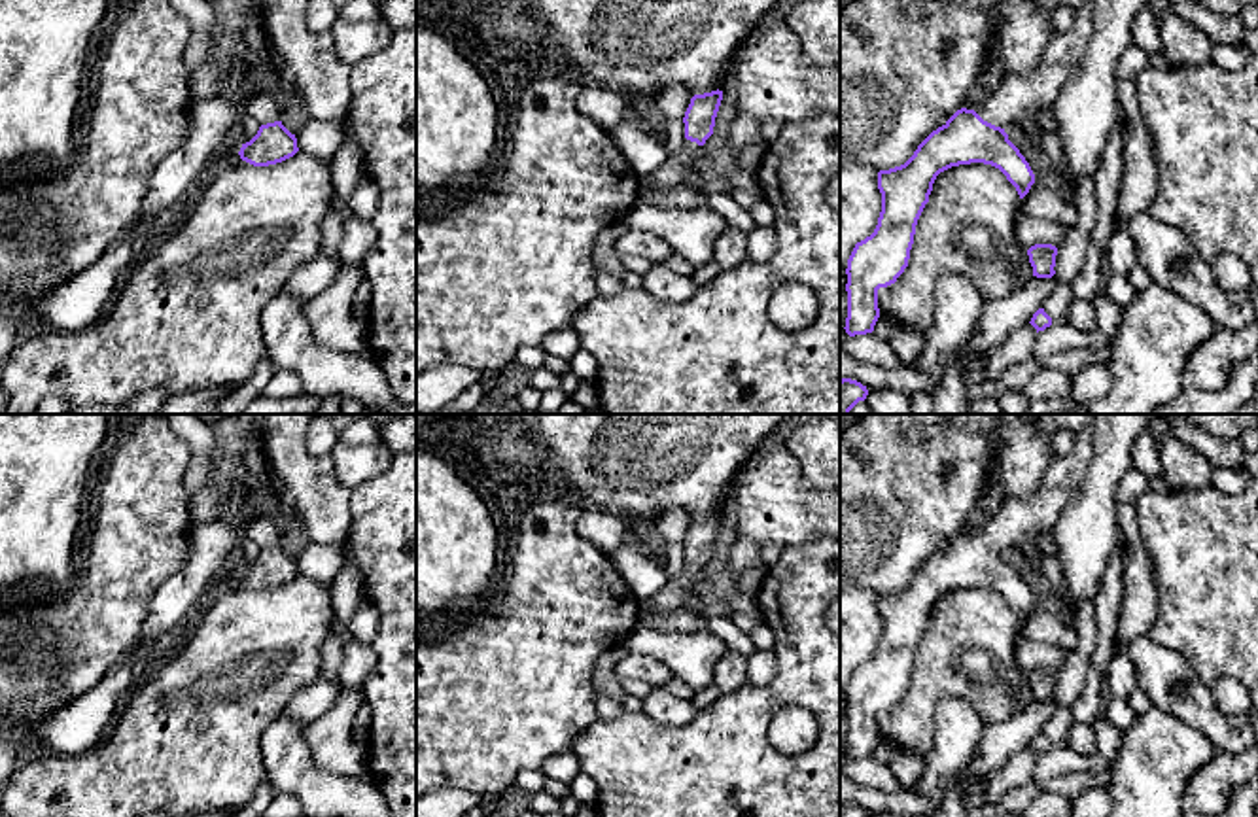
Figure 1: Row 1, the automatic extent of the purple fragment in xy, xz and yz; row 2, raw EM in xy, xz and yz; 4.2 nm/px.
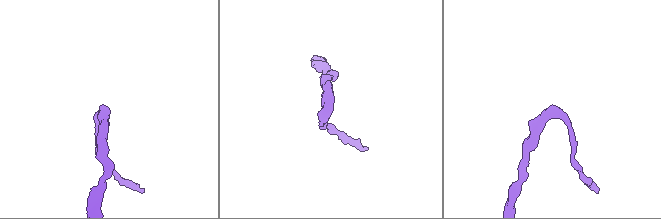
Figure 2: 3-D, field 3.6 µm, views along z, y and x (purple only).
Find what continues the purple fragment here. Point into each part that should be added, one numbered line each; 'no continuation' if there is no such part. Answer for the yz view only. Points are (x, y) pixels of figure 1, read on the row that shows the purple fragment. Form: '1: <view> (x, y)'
1: yz (1018, 99)

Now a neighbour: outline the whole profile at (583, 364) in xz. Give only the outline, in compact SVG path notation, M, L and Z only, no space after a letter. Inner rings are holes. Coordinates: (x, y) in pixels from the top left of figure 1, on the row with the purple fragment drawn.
M583 348L569 359L569 367L581 380L596 380L598 376L596 357Z

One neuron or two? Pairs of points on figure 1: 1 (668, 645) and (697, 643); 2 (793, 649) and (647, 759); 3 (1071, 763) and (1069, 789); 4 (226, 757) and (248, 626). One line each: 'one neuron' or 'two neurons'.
1: one neuron
2: one neuron
3: two neurons
4: one neuron

